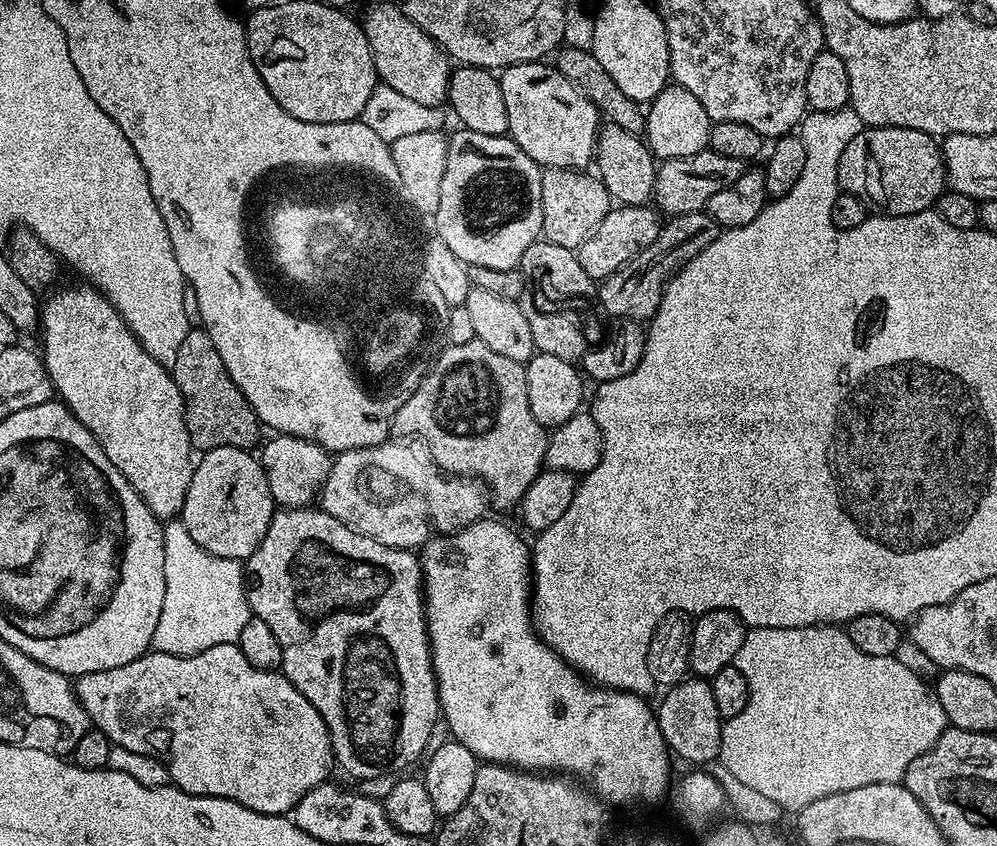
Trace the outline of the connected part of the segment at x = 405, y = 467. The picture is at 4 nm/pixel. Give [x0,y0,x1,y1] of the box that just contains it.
[318,438,490,550]

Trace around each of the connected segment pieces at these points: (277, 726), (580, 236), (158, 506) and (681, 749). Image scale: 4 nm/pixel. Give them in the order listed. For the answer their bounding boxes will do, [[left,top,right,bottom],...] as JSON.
[[74,643,334,816],[542,168,614,250],[38,284,194,522],[656,678,724,766]]

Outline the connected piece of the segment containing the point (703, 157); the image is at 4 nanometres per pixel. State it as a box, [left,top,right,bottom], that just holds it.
[653,150,745,217]

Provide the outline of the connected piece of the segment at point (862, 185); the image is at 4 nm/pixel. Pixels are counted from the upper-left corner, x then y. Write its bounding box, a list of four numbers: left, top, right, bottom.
[836,126,946,216]

